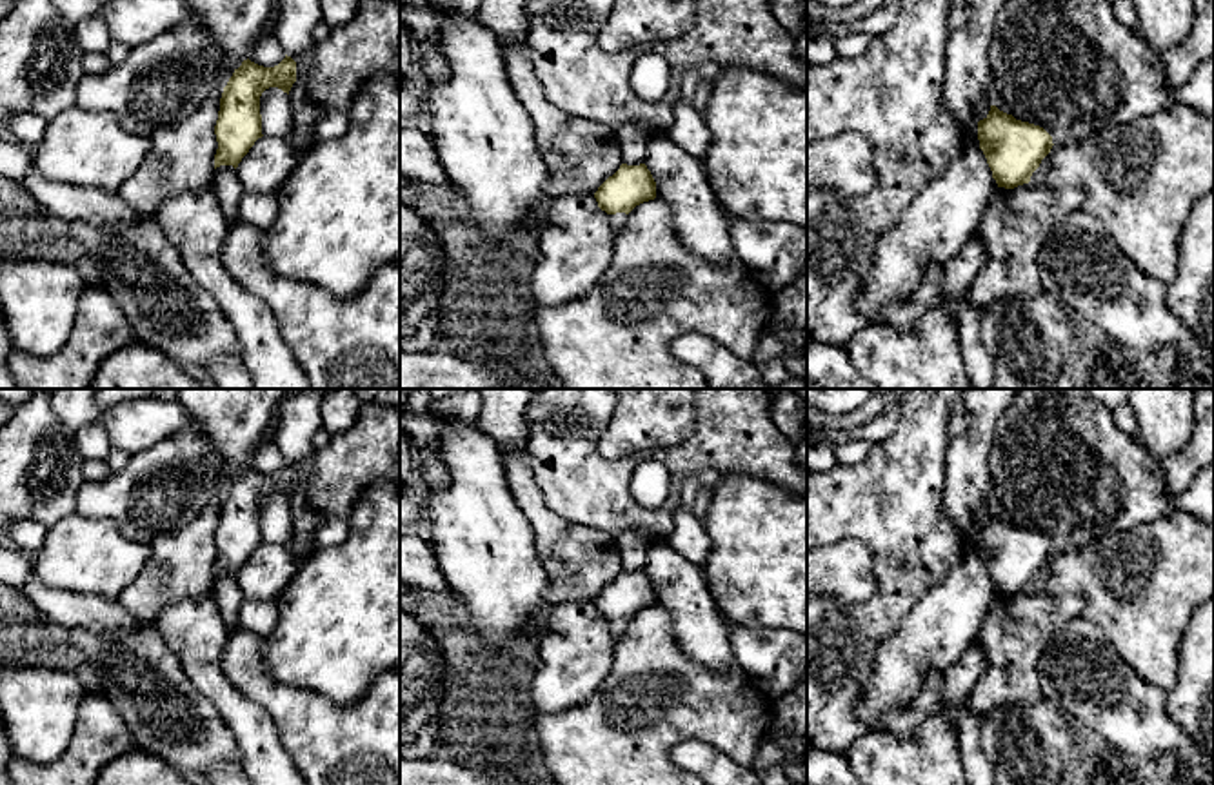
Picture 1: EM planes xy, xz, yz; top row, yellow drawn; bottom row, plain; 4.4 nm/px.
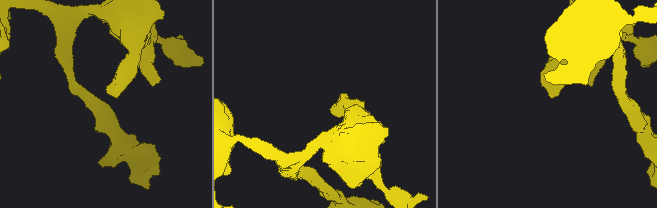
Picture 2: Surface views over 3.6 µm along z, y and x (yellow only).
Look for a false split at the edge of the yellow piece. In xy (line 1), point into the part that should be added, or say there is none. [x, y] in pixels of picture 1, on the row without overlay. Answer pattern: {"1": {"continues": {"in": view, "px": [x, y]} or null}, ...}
{"1": {"continues": null}}

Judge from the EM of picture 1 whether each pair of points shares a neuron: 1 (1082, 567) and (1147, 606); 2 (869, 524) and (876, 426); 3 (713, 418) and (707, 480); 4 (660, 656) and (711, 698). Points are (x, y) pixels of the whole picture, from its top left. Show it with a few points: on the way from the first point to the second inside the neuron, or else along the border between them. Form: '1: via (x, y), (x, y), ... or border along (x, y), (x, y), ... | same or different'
1: via (1098, 584), (1118, 606), (1131, 606) | same
2: border along (900, 409), (898, 427), (885, 440), (873, 446) | different
3: border along (698, 473), (716, 469), (722, 475) | different
4: via (673, 669), (698, 695) | same

